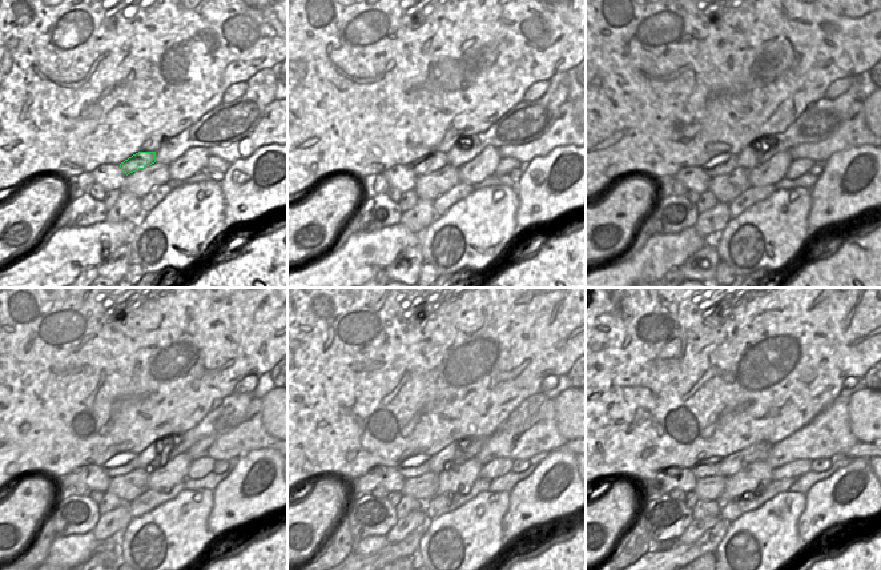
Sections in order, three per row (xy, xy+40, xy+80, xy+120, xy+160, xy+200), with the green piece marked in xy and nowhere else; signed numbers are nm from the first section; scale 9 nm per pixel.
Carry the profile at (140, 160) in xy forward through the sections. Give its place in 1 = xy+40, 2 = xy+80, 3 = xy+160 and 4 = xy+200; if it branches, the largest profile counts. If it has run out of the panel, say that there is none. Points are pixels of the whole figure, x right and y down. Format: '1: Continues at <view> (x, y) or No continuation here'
1: Continues at xy+40 (434, 161)
2: Continues at xy+80 (725, 163)
3: Continues at xy+160 (414, 466)
4: Continues at xy+200 (708, 468).

